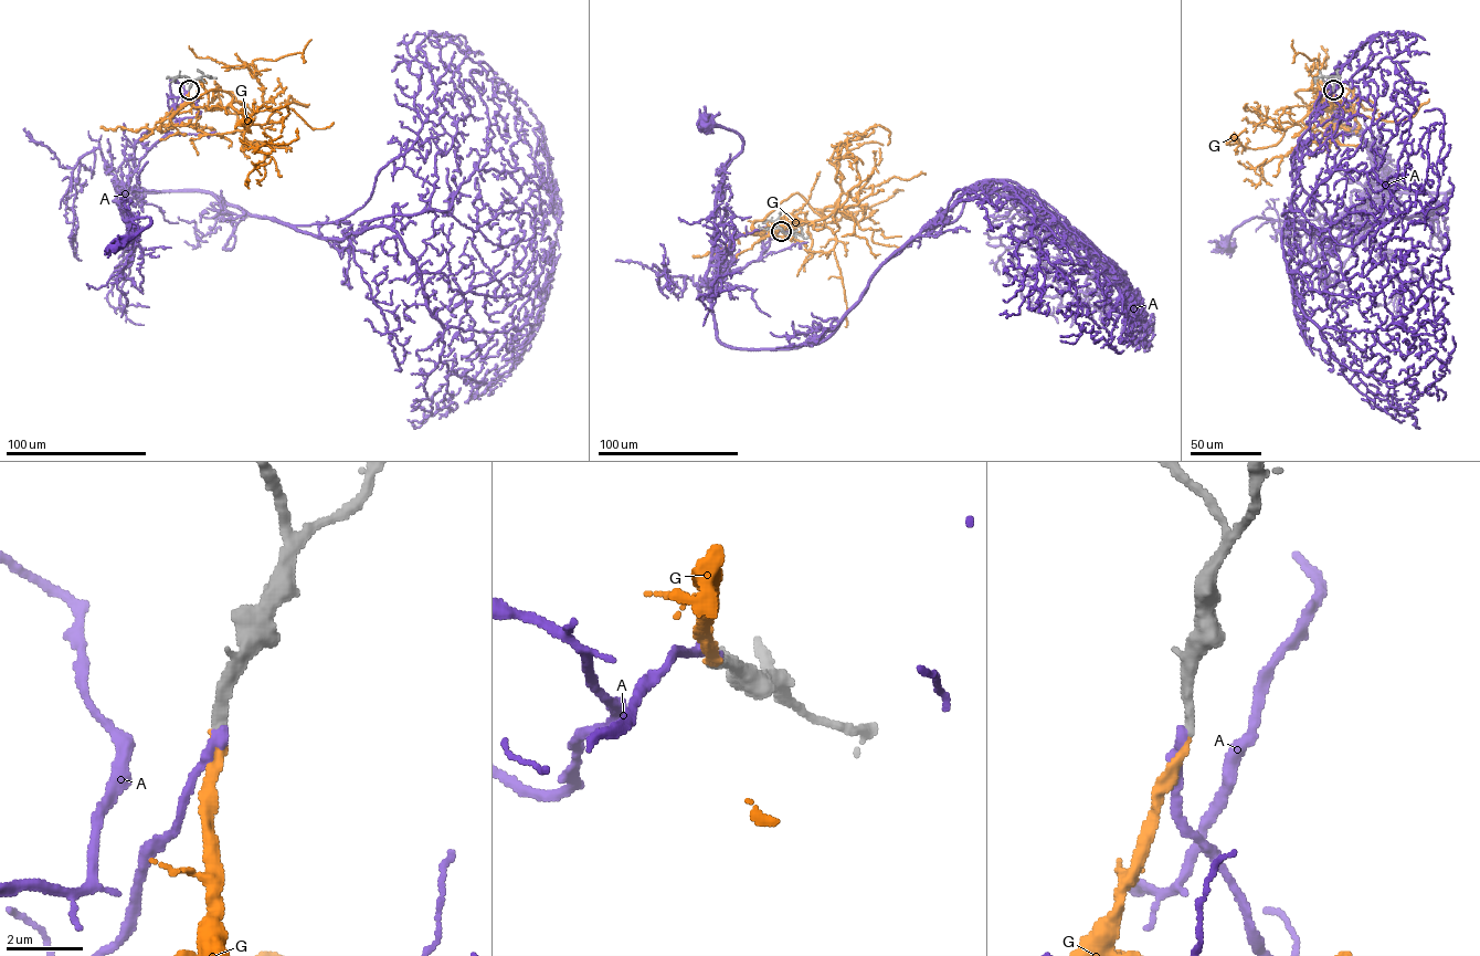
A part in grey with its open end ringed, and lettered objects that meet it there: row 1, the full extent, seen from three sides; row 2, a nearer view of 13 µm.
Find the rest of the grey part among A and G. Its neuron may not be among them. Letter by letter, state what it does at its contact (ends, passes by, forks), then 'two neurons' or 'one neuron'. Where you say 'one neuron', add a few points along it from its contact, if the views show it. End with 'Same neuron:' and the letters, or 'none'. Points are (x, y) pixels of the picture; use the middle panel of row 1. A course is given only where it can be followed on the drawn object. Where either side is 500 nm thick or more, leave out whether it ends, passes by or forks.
A: it ends there; two neurons
G: it ends there; one neuron; it runs (781, 231), (788, 217), (816, 224), (824, 218), (794, 193), (726, 248), (693, 255)
Same neuron: G

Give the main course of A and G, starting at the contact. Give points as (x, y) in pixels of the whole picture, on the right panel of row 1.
A: (1333, 91), (1373, 154), (1374, 172), (1388, 195), (1328, 217), (1254, 217), (1238, 226), (1225, 245)
G: (1333, 90), (1318, 107), (1327, 108), (1315, 91), (1296, 94), (1331, 130), (1357, 128)

